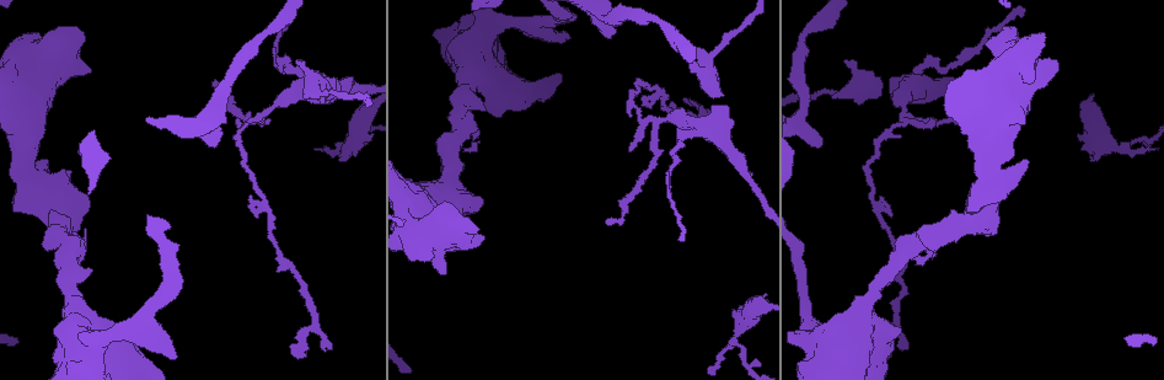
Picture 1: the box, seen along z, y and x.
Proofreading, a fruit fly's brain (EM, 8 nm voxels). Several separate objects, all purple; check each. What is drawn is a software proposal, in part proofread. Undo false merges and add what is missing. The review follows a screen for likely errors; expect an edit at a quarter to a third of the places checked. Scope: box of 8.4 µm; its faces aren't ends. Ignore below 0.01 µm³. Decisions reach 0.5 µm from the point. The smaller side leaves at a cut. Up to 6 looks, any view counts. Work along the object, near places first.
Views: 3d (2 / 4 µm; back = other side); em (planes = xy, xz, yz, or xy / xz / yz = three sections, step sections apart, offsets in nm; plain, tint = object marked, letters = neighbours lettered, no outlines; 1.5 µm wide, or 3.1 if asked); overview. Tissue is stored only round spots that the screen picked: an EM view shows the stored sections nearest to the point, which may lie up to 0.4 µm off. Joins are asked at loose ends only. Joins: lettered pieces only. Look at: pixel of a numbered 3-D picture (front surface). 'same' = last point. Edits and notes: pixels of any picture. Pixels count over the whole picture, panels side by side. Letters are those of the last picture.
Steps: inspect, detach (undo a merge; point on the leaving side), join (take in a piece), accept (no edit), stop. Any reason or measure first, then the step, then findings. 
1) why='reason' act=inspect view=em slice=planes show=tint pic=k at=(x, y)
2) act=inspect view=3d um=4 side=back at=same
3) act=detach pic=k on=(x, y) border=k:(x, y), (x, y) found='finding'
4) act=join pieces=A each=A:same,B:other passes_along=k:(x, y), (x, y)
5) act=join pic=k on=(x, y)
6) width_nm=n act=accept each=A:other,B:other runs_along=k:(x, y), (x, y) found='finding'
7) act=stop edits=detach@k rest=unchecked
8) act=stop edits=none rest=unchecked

why='tapers out' act=inspect view=3d um=4 side=back pic=1 at=(933, 118)

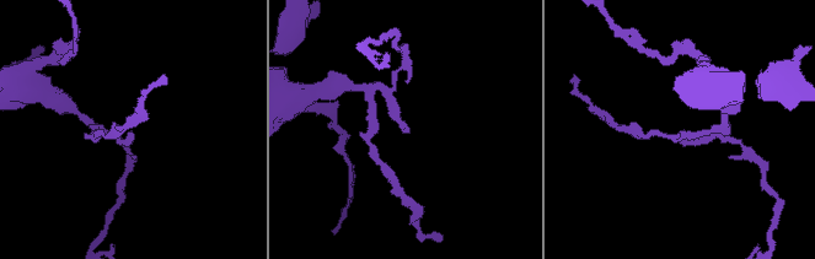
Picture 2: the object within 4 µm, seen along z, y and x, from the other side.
why='need the tissue' act=inspect view=em slice=planes show=letters pic=2 at=(403, 133)

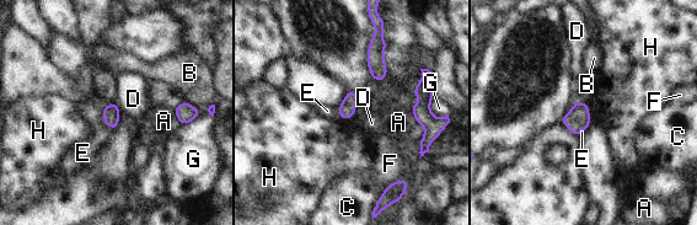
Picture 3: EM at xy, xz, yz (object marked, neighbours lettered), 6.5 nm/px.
longest_contact=A:240nm act=join pieces=E each=A:other,B:other,C:other,D:other,E:same,F:other,G:other,H:other passes_along=3:(111, 113), (102, 117), (91, 110) found='the cell continues'

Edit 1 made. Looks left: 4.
act=inspect view=overview

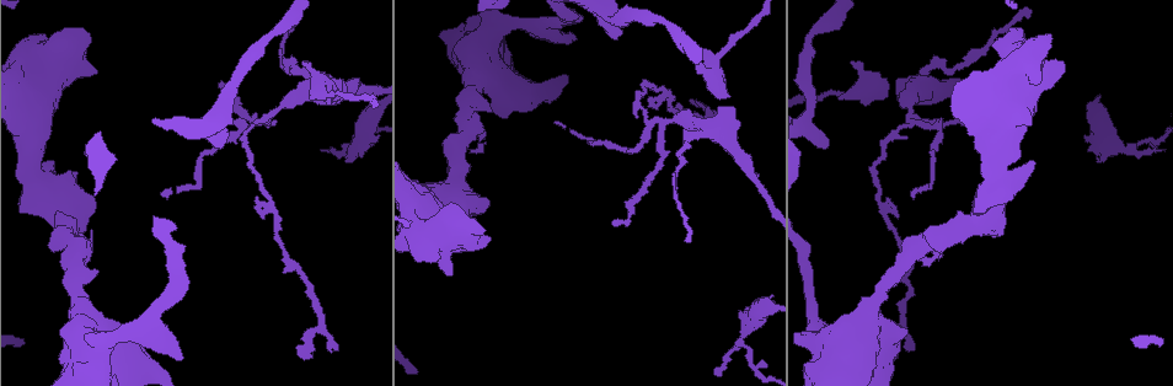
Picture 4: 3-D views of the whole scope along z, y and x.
why='branch stops here' act=inspect view=em slice=planes show=letters pic=4 at=(435, 259)

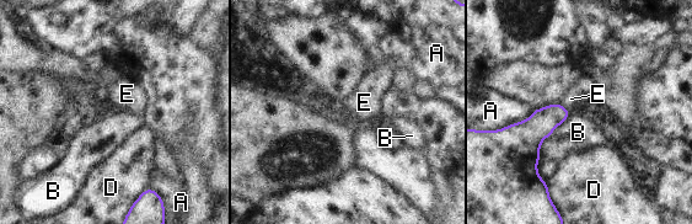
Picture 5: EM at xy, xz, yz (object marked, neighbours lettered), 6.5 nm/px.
act=accept each=A:other,B:other,D:other,E:other border=5:(558, 102), (570, 112) found='none of them fits'

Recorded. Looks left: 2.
why='end of a long branch' act=inspect view=em slice=planes show=letters pic=4 at=(219, 84)

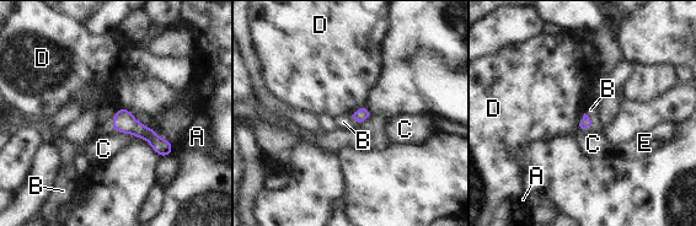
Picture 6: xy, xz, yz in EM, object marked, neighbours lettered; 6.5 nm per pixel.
act=join pieces=B each=A:other,B:same,C:other,D:other,E:other found='it goes on there'

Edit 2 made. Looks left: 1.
act=stop edits=join@3,join@6 rest=unchecked

